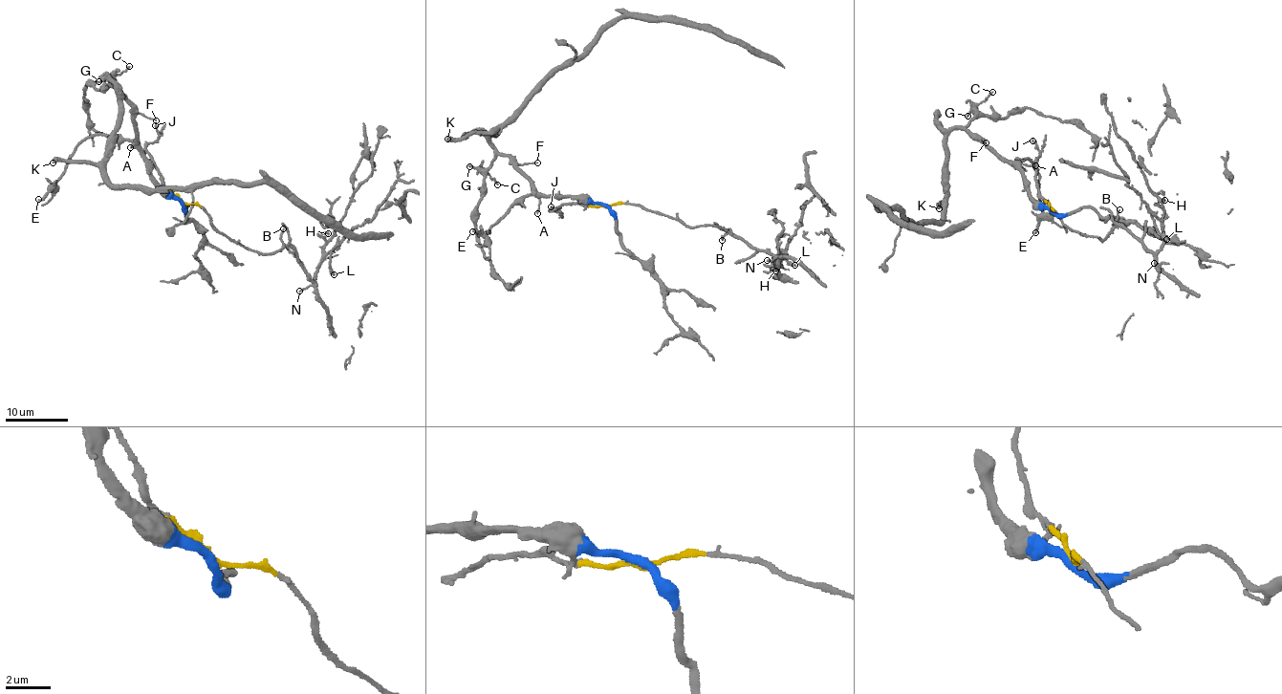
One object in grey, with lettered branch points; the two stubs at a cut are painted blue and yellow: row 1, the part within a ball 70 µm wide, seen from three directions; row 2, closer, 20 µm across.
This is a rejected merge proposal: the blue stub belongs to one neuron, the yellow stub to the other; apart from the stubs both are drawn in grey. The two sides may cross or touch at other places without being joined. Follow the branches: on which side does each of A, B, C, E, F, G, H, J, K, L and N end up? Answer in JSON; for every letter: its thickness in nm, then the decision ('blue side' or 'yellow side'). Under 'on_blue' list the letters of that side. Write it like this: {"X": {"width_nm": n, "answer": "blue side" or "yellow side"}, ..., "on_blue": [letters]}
{"A": {"width_nm": 140, "answer": "blue side"}, "B": {"width_nm": 130, "answer": "yellow side"}, "C": {"width_nm": 130, "answer": "blue side"}, "E": {"width_nm": 170, "answer": "blue side"}, "F": {"width_nm": 120, "answer": "blue side"}, "G": {"width_nm": 160, "answer": "blue side"}, "H": {"width_nm": 150, "answer": "yellow side"}, "J": {"width_nm": 190, "answer": "yellow side"}, "K": {"width_nm": 480, "answer": "blue side"}, "L": {"width_nm": 320, "answer": "yellow side"}, "N": {"width_nm": 140, "answer": "yellow side"}, "on_blue": ["A", "C", "E", "F", "G", "K"]}

